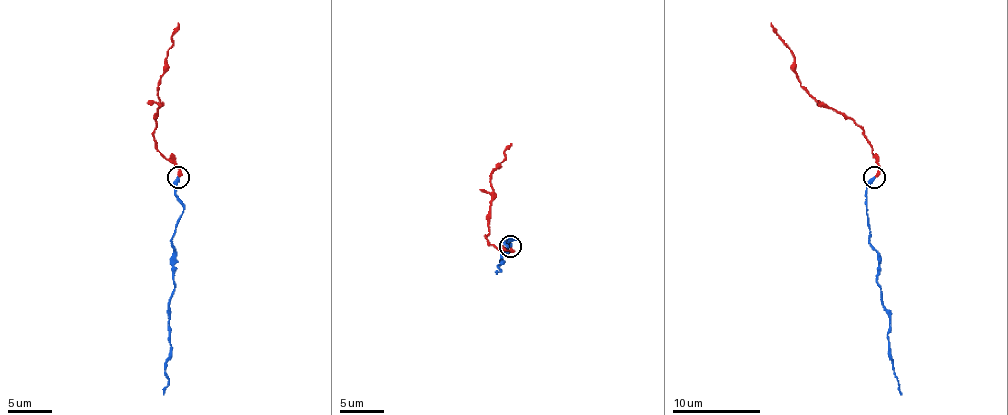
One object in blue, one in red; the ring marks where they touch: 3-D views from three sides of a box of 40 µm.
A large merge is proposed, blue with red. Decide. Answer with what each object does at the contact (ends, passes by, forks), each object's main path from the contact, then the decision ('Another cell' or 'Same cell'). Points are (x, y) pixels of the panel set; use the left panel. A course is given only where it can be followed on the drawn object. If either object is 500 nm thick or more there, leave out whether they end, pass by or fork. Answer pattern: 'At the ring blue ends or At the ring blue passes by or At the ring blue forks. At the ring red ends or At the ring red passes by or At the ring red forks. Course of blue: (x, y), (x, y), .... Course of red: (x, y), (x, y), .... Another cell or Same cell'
At the ring blue ends. At the ring red ends. Course of blue: (178, 177), (176, 190), (183, 214), (172, 238), (174, 289), (169, 304), (169, 359), (163, 394). Course of red: (178, 177), (178, 168), (156, 148), (154, 131), (161, 102), (158, 85), (178, 23). Another cell

